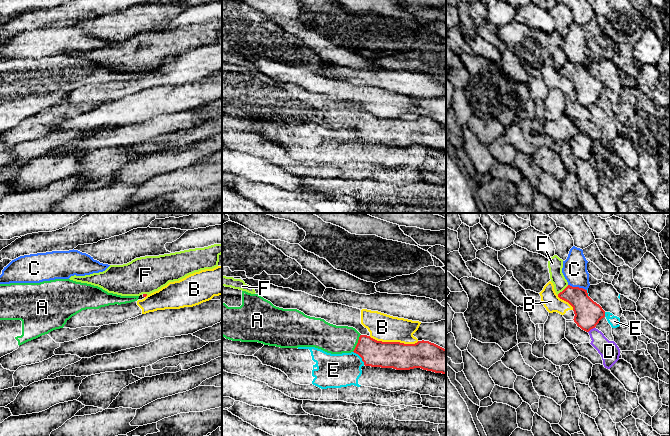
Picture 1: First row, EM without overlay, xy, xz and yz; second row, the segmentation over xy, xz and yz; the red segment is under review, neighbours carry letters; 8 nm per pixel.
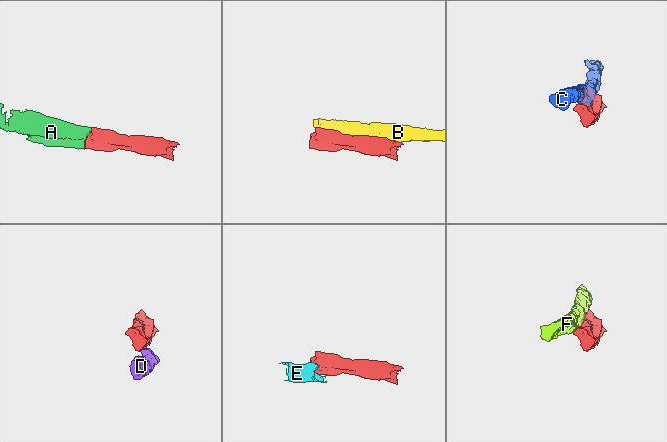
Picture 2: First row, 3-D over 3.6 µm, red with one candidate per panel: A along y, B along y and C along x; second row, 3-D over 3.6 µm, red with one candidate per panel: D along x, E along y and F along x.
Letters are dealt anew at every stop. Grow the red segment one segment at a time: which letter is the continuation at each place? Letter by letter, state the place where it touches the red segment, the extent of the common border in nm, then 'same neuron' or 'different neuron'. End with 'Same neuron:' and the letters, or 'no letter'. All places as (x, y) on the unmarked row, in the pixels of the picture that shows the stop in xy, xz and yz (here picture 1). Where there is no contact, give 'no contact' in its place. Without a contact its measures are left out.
A: contact xz (357, 119); length 160 nm; same neuron
B: contact xz (394, 118); length 400 nm; different neuron
C: contact yz (577, 63); length 160 nm; different neuron
D: contact yz (591, 104); length 70 nm; different neuron
E: contact xz (360, 132); length 140 nm; different neuron
F: contact yz (563, 66); length 120 nm; different neuron
Same neuron: A

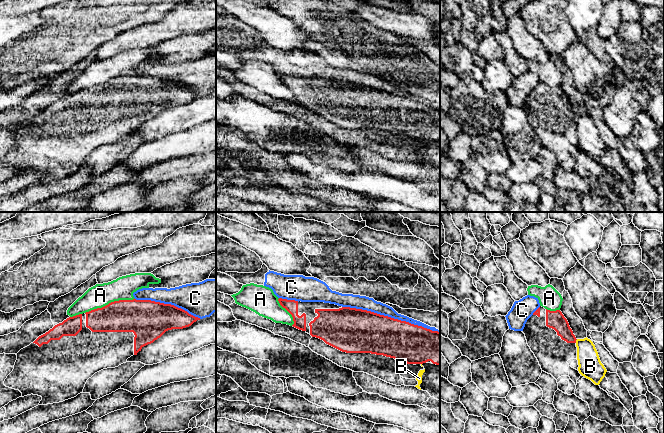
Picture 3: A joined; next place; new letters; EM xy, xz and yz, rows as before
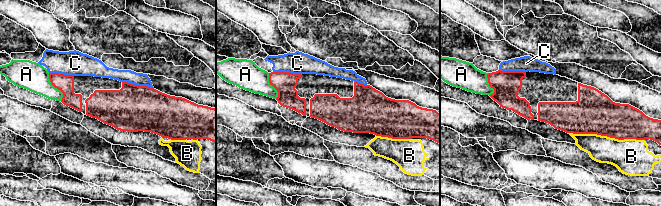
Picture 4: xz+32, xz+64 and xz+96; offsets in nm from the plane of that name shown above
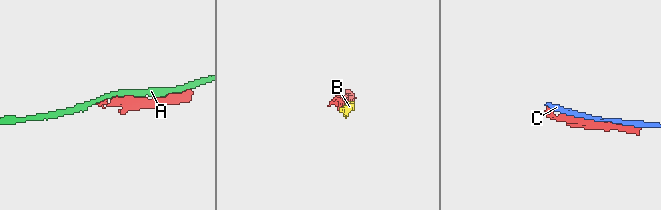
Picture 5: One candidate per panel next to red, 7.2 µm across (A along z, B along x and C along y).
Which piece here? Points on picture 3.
A: contact xy (109, 79); length 420 nm; different neuron
B: contact yz (575, 117); length 40 nm; different neuron
C: contact xz (390, 93); length 800 nm; different neuron
Same neuron: no letter

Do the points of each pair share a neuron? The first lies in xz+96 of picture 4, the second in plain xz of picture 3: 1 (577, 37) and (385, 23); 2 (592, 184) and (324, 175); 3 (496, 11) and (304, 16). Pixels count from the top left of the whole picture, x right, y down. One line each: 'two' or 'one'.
1: two
2: one
3: one

